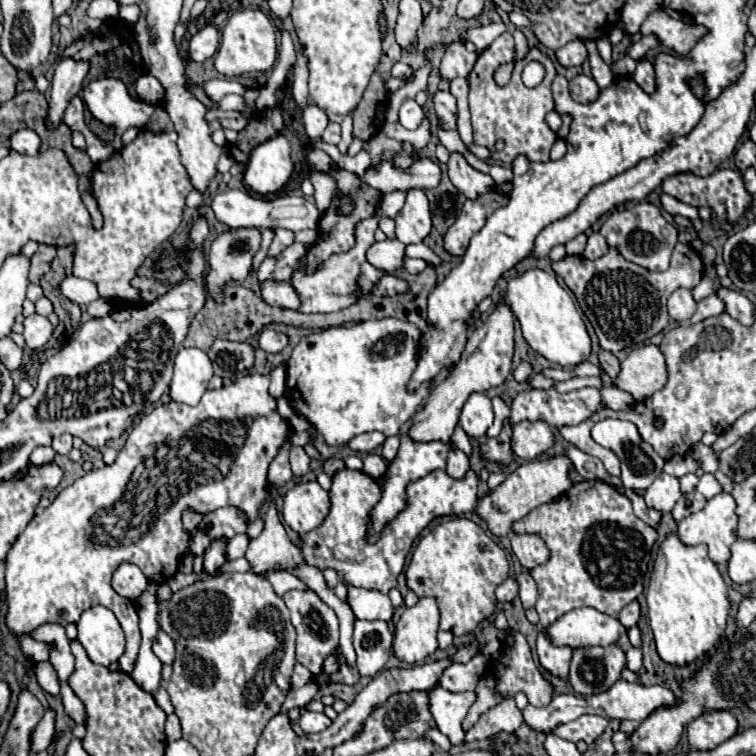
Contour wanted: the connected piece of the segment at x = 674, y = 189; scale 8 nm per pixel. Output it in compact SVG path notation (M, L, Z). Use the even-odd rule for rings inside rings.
M718 169L714 175L710 177L696 177L696 175L672 175L666 177L662 183L662 191L676 197L678 201L692 205L692 207L704 207L710 205L712 209L716 209L718 205L726 207L726 217L728 221L738 221L738 217L744 215L744 211L750 205L750 193L744 189L742 183L742 173L740 171L728 171L728 169Z

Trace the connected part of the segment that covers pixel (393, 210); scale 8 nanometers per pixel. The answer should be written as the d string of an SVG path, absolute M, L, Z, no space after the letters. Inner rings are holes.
M392 191L392 193L386 193L386 195L380 199L378 215L396 217L396 213L404 207L404 201L406 201L406 191Z

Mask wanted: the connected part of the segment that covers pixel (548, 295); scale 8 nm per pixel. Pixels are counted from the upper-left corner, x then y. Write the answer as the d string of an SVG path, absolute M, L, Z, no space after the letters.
M538 267L526 269L508 279L504 297L514 317L520 321L524 339L536 353L540 353L548 361L558 363L562 367L574 367L588 359L590 337L588 337L586 325L582 317L578 315L570 295L558 285L556 277L548 275L546 271Z

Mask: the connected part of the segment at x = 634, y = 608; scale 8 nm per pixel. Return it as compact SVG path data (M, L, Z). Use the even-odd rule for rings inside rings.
M632 601L632 603L628 603L628 605L620 611L618 621L620 621L626 629L630 629L630 627L634 627L634 625L638 623L638 617L640 617L640 605L638 605L638 601Z

